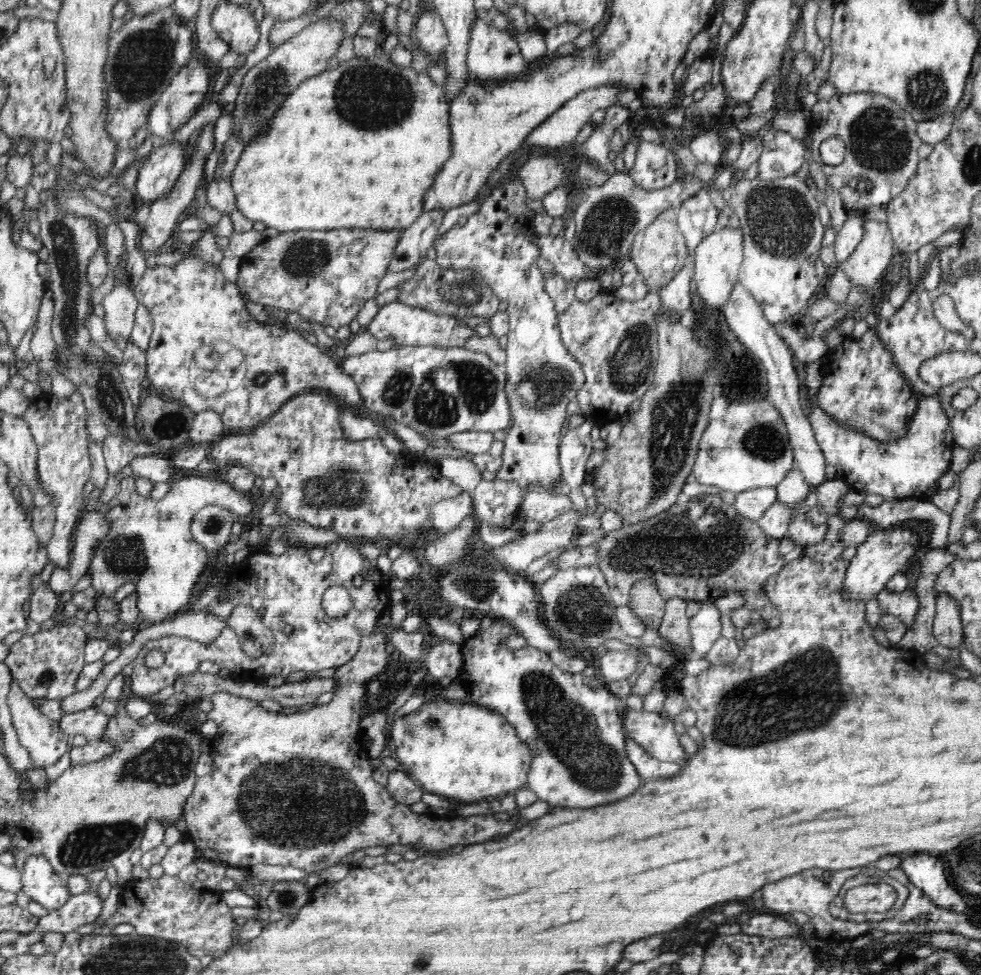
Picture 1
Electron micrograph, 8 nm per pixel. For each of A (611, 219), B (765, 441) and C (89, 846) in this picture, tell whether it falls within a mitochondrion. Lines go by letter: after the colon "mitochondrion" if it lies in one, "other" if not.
A: mitochondrion
B: mitochondrion
C: mitochondrion

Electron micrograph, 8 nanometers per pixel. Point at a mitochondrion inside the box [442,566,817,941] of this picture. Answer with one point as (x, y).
(570, 733)

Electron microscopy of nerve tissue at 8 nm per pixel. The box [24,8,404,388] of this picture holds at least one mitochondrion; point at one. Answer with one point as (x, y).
(141, 62)

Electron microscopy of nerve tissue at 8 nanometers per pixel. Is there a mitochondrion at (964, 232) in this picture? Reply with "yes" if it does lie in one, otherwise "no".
no

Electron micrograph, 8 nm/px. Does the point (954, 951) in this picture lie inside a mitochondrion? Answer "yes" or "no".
no

